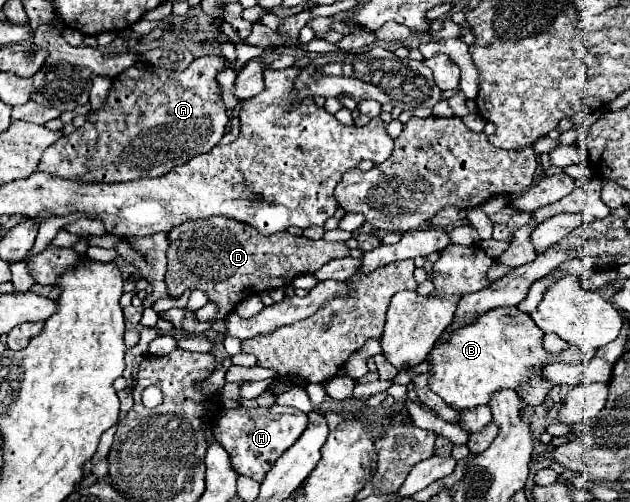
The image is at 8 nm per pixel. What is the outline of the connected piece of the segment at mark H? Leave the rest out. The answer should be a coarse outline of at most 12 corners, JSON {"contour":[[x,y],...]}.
{"contour":[[293,407],[223,409],[215,439],[237,475],[263,481],[301,437]]}

